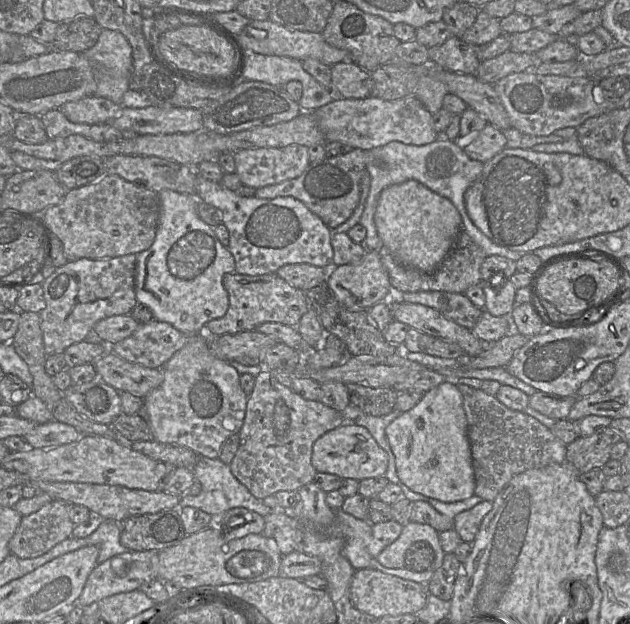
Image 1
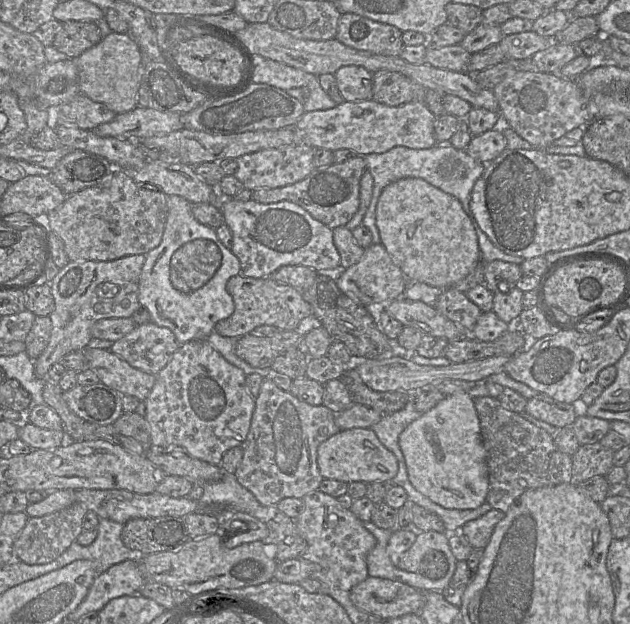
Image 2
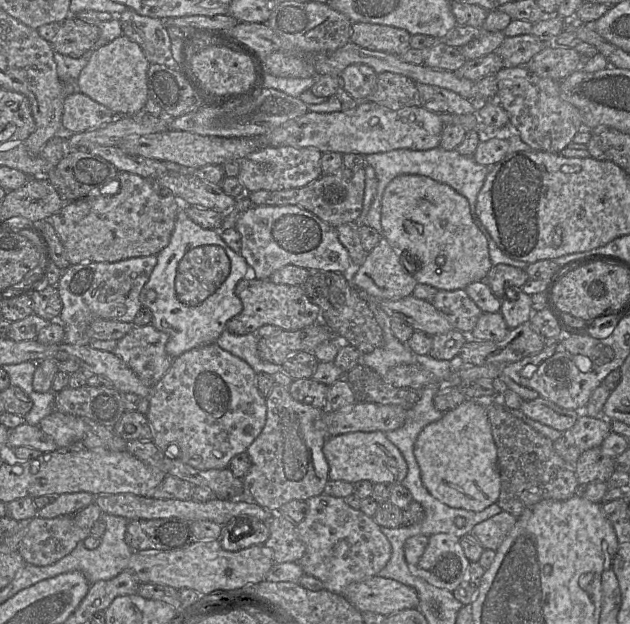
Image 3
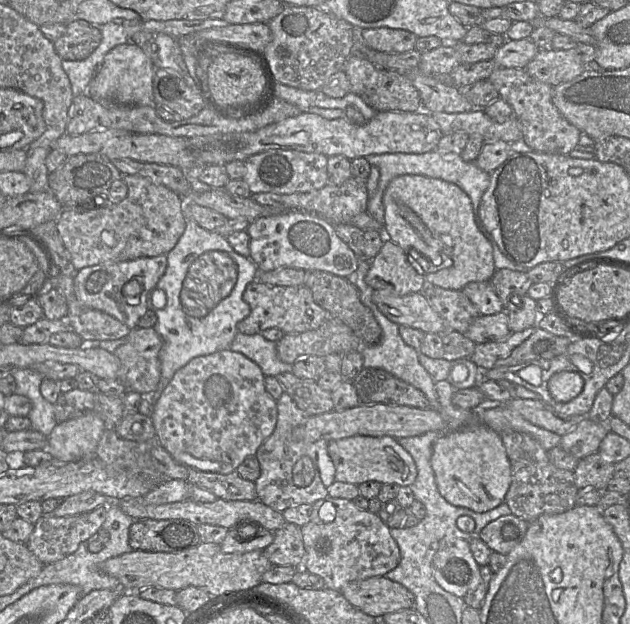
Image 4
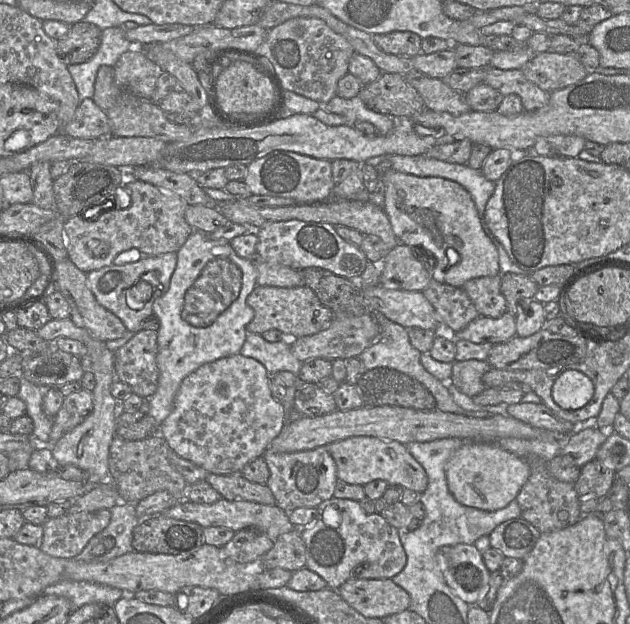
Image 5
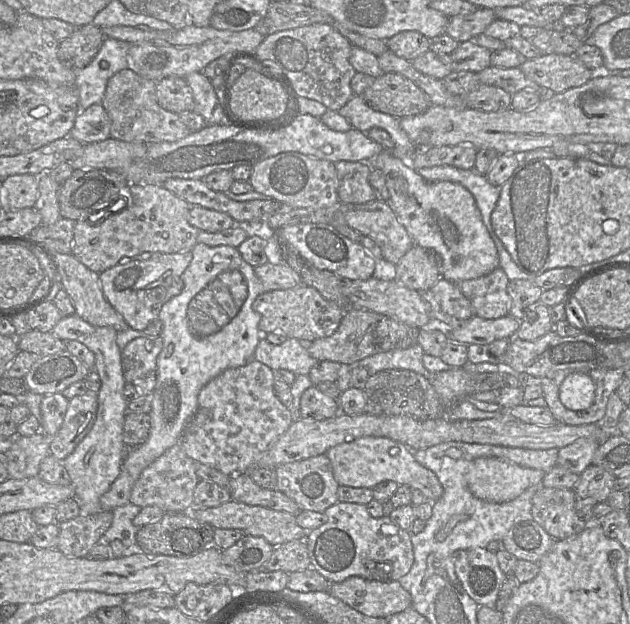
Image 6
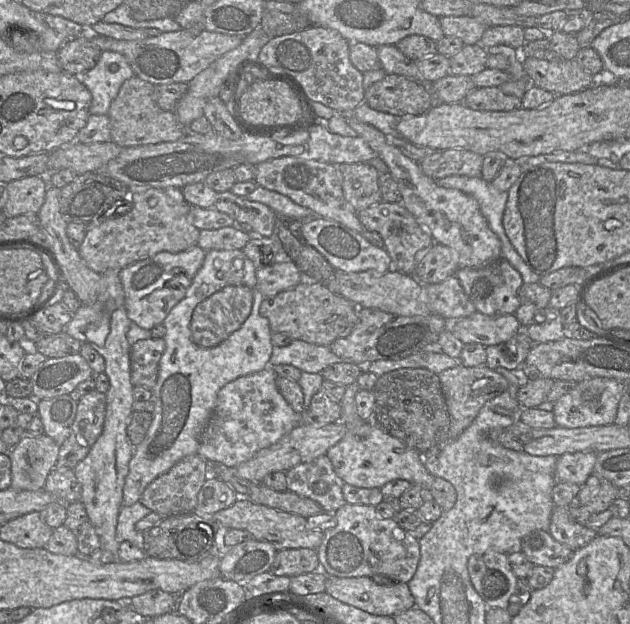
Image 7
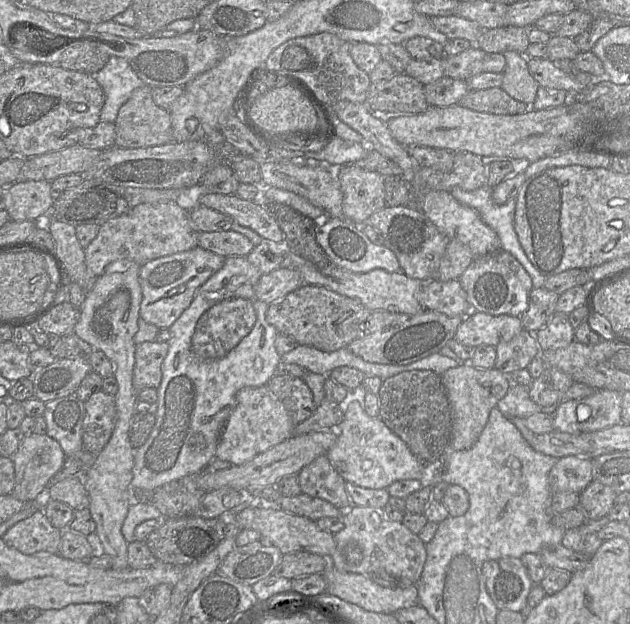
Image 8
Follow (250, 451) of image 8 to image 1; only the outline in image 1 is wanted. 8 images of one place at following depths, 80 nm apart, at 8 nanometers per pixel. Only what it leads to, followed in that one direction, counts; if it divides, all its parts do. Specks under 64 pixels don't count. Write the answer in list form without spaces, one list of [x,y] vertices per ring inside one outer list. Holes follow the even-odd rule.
[[[204,333],[194,336],[161,369],[162,383],[144,397],[154,440],[189,448],[200,456],[218,458],[226,439],[239,434],[243,425],[248,396],[240,385],[240,374],[210,351]]]

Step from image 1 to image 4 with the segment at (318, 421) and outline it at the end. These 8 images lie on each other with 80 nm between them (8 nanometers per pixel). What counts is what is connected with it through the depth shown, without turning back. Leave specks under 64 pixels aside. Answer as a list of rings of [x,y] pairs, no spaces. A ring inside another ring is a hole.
[[[285,391],[276,402],[278,409],[276,427],[255,454],[261,473],[254,483],[257,499],[282,513],[289,507],[314,504],[316,501],[328,497],[328,488],[336,481],[336,469],[328,453],[330,441],[322,439],[305,443],[293,438],[294,428],[304,424],[310,416],[297,406],[288,391]]]

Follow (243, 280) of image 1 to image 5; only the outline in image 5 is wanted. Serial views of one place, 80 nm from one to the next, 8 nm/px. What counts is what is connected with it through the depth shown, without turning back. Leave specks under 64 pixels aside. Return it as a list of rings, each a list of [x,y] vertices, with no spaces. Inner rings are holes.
[[[257,285],[247,297],[247,303],[254,310],[254,318],[247,325],[248,333],[262,334],[276,329],[288,339],[316,334],[325,329],[335,316],[308,286],[281,288]]]

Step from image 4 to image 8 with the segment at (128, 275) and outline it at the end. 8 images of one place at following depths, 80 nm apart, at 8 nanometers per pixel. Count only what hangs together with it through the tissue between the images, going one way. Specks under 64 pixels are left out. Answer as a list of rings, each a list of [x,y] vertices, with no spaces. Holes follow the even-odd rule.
[[[195,246],[184,252],[163,256],[140,266],[139,280],[142,288],[140,317],[159,328],[170,328],[190,306],[198,289],[225,262],[224,256]]]

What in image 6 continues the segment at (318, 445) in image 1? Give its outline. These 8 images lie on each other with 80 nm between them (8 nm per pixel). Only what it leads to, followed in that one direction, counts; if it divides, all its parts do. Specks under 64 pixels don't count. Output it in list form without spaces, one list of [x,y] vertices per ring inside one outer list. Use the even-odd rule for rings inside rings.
[[[365,436],[335,445],[325,454],[332,463],[333,474],[339,485],[374,488],[383,481],[394,481],[420,490],[432,502],[443,494],[443,486],[436,474],[420,464],[410,448],[396,440]]]

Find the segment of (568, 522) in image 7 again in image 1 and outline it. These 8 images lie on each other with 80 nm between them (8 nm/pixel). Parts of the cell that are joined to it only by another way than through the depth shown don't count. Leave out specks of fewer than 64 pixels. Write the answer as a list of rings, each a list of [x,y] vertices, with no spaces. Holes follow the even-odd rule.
[[[457,384],[463,396],[467,433],[475,475],[475,495],[493,502],[511,479],[527,470],[567,463],[566,446],[541,422],[522,411],[507,408],[481,388]]]

